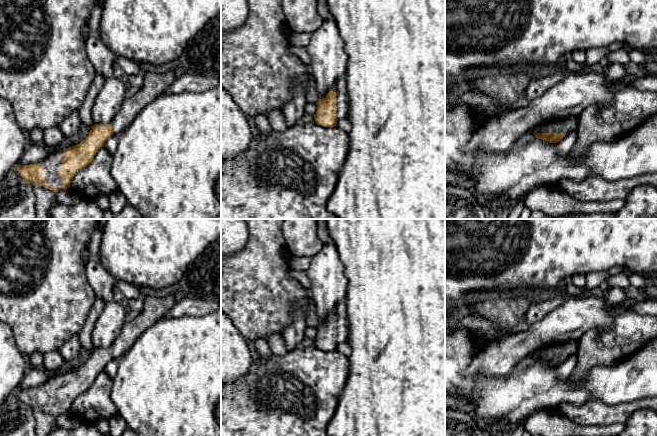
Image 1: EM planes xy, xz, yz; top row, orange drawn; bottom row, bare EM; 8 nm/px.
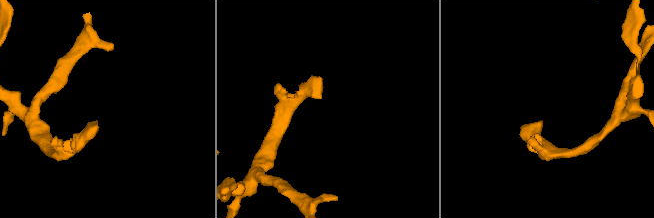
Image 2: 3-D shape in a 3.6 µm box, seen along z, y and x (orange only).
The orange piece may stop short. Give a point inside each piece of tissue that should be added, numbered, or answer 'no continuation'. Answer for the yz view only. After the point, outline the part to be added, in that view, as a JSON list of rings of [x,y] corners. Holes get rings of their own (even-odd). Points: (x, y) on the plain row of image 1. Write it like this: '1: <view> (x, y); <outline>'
1: yz (563, 350); [[[568,341],[559,345],[547,346],[536,352],[538,357],[567,357],[570,353],[576,350],[578,343]]]

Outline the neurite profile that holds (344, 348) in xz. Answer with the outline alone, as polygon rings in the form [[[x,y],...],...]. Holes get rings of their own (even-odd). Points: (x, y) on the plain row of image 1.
[[[341,343],[337,345],[337,350],[342,353],[343,355],[349,357],[351,352],[352,352],[352,348],[349,345],[349,343]]]

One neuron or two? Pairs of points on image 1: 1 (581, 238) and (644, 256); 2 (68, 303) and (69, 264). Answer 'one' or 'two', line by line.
1: one
2: one

